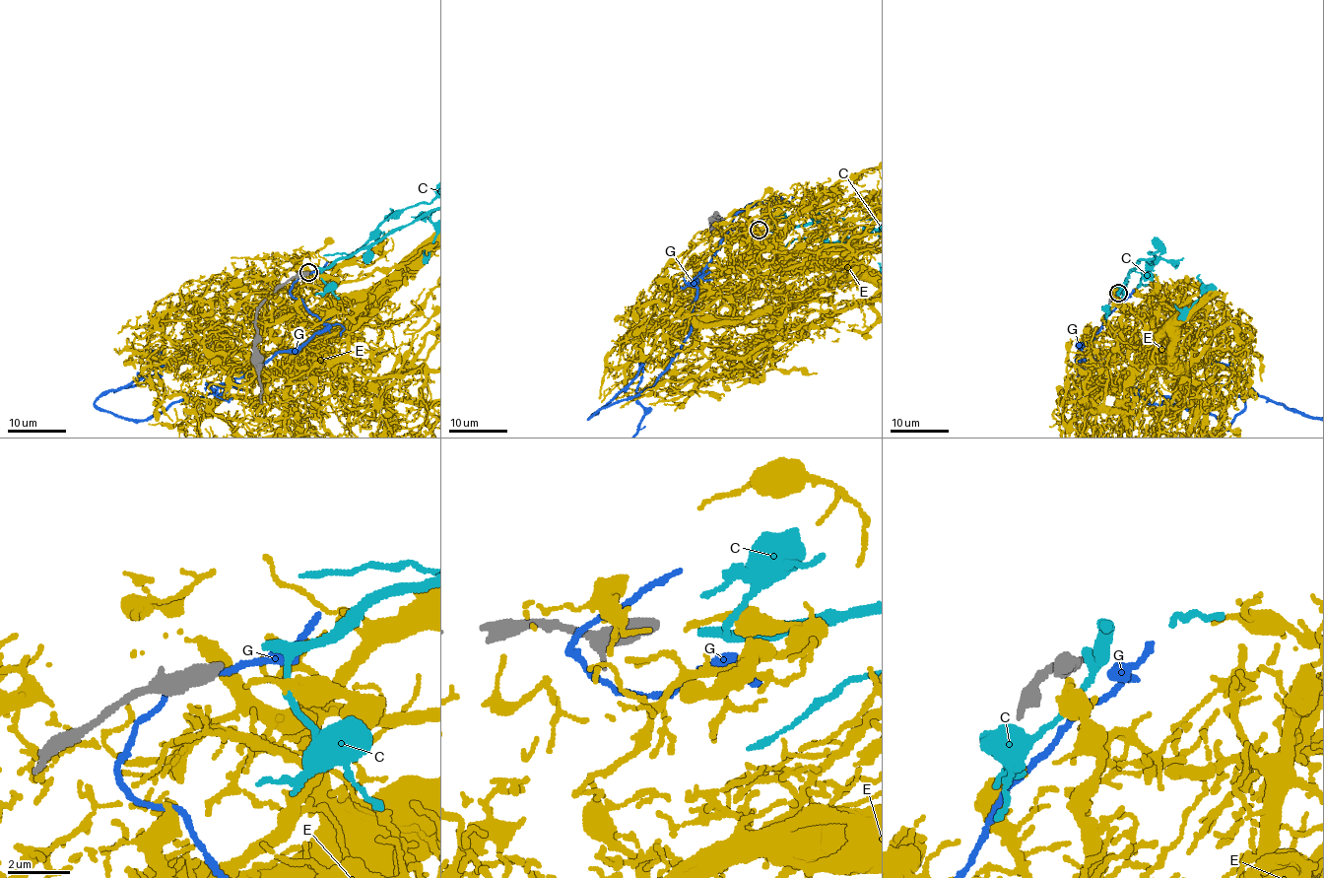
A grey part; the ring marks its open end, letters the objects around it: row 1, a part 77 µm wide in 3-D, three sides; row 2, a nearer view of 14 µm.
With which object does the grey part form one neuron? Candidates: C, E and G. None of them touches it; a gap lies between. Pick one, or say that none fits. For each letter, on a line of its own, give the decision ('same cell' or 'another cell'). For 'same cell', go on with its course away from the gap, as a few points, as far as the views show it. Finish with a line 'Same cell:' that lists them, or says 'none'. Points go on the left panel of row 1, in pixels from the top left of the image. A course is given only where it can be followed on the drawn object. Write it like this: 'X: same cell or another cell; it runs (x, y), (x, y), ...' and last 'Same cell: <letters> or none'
C: same cell
E: another cell
G: another cell
Same cell: C

